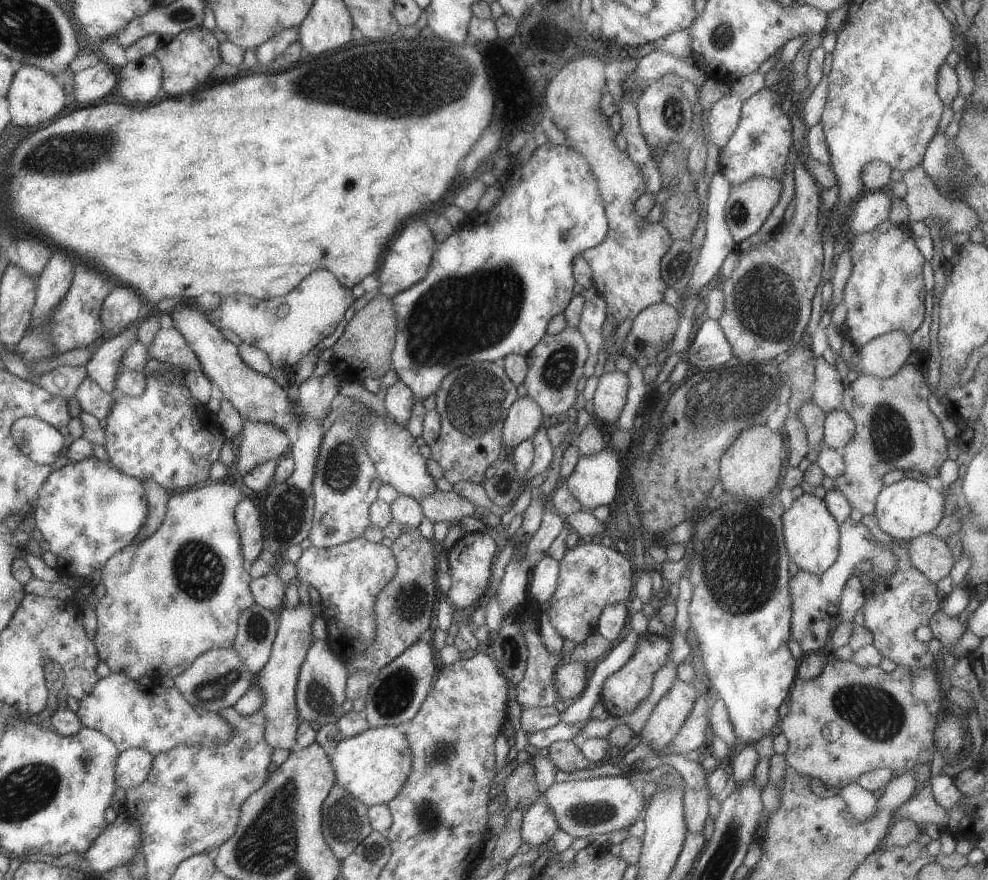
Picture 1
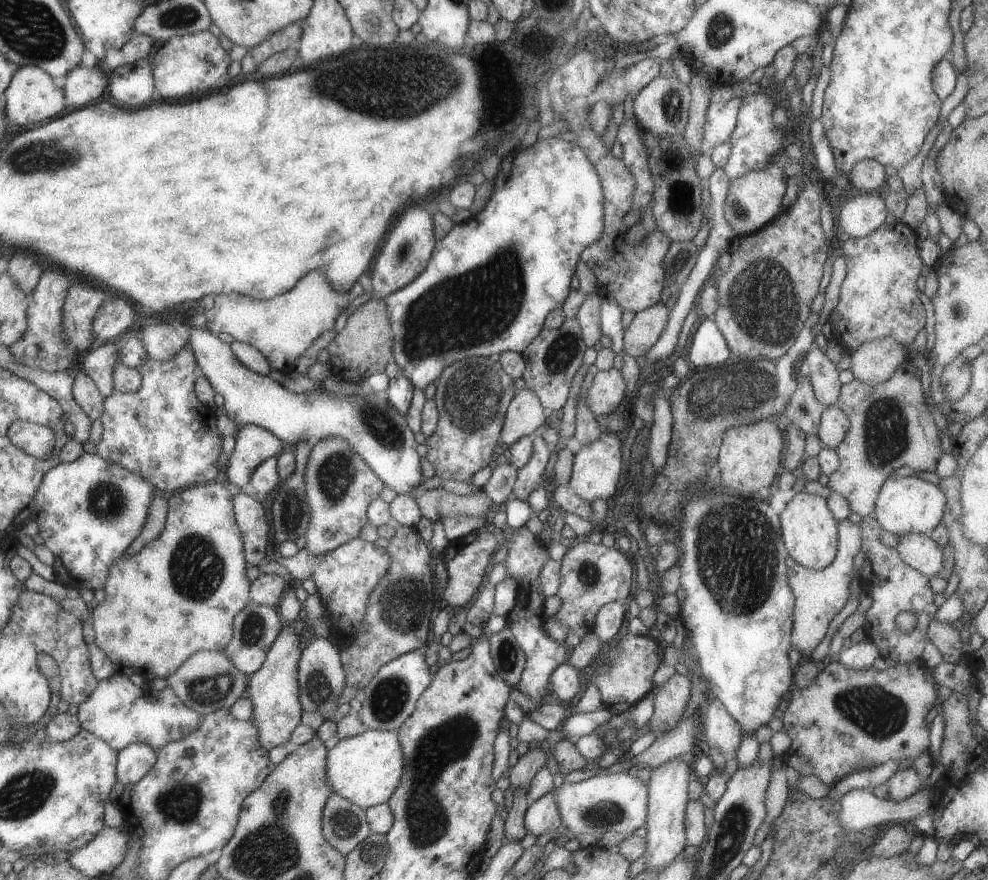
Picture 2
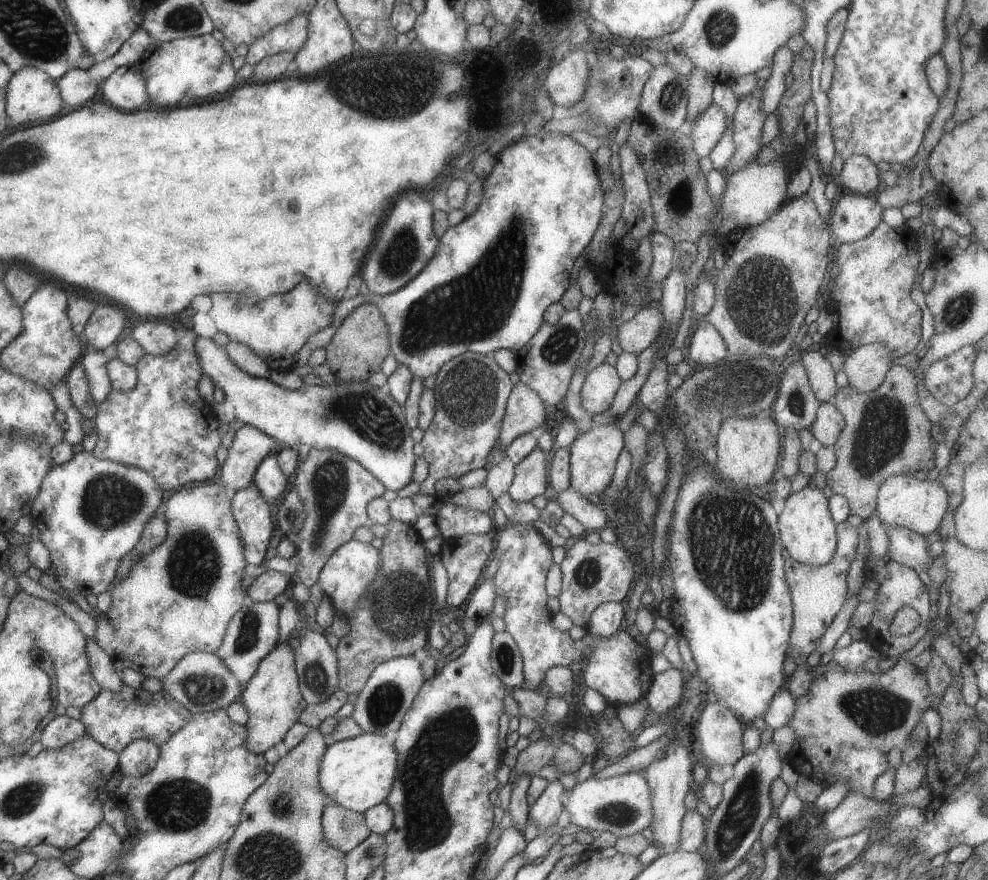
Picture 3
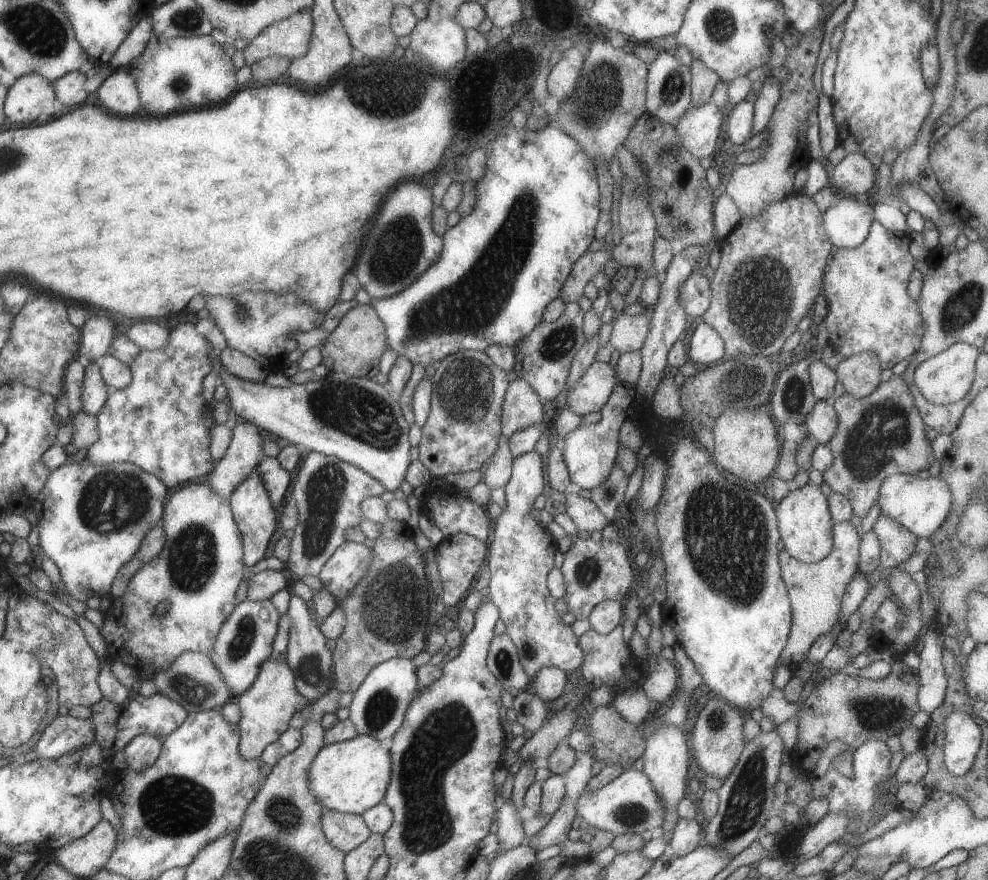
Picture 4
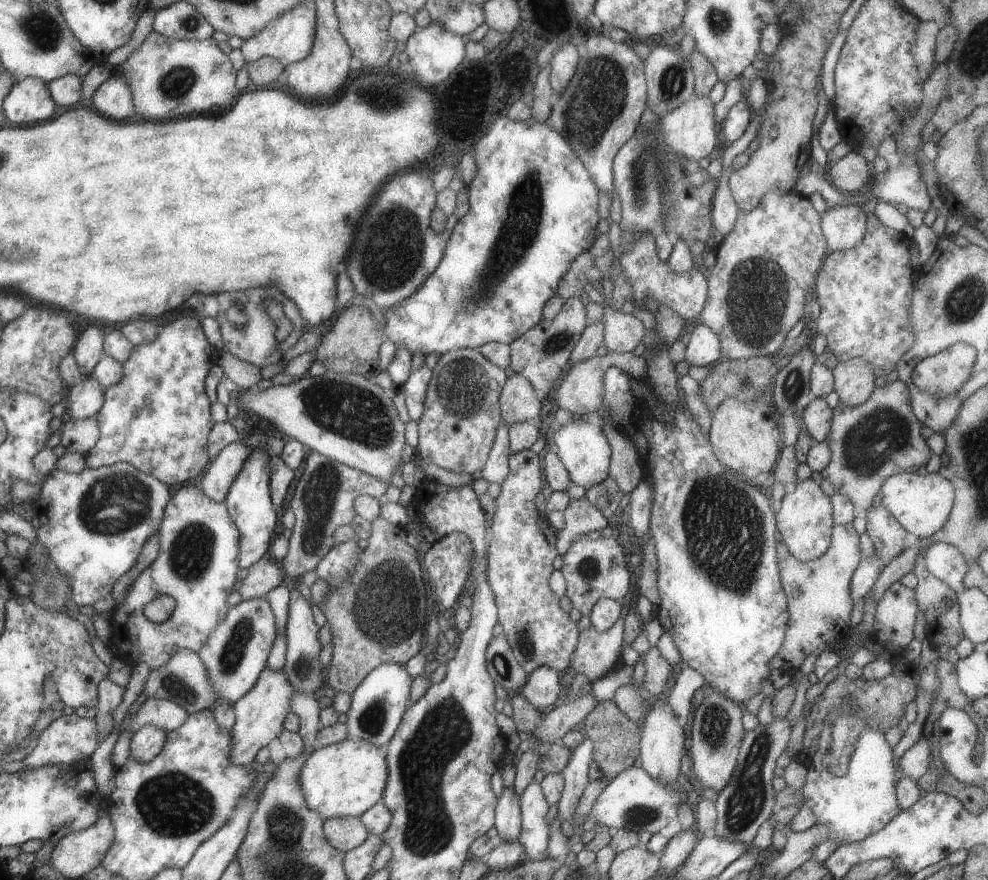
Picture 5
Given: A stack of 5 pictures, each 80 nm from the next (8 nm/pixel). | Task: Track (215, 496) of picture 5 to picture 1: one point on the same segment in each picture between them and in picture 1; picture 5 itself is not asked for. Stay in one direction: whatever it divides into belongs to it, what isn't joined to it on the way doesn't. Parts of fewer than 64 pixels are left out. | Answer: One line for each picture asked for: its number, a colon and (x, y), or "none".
1: (260, 442)
2: (253, 444)
3: (249, 446)
4: (244, 453)

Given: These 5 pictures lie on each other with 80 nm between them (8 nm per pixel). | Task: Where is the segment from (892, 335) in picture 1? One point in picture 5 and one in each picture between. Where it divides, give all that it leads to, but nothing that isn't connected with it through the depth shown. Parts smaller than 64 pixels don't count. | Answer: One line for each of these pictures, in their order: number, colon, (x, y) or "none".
2: (873, 362)
3: (865, 366)
4: (859, 374)
5: (853, 379)

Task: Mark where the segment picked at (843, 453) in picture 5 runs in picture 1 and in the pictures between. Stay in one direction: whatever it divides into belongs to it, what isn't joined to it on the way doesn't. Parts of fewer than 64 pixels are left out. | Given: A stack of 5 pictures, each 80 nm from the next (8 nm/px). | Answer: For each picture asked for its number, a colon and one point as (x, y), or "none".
1: (894, 429)
2: (890, 427)
3: (885, 432)
4: (881, 434)

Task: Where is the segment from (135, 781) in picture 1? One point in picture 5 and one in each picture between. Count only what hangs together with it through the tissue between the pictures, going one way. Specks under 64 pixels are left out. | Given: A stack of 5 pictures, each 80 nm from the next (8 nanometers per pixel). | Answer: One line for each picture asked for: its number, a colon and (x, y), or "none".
2: (133, 762)
3: (138, 757)
4: (142, 751)
5: (146, 742)

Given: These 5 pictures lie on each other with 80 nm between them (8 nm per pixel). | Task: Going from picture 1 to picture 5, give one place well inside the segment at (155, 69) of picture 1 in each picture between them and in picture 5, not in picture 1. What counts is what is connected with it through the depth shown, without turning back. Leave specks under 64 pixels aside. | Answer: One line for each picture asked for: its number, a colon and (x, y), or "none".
2: (132, 84)
3: (124, 88)
4: (118, 93)
5: (112, 98)

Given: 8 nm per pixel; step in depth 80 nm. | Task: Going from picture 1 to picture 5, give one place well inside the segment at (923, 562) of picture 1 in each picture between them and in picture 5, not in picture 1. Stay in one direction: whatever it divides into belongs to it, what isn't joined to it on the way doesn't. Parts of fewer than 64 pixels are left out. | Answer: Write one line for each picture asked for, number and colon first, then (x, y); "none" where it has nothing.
2: (918, 550)
3: (906, 548)
4: (897, 545)
5: (886, 533)

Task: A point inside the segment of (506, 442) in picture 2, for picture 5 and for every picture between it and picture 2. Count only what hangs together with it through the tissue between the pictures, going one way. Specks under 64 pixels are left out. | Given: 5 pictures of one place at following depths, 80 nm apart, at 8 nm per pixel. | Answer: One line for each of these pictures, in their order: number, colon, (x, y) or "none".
3: (524, 411)
4: (522, 407)
5: (519, 401)

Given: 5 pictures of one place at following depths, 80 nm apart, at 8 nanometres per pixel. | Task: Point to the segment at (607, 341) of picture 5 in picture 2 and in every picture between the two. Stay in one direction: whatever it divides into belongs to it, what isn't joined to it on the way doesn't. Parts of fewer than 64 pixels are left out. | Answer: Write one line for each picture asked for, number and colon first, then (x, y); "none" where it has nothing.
2: (647, 324)
3: (640, 331)
4: (628, 333)

